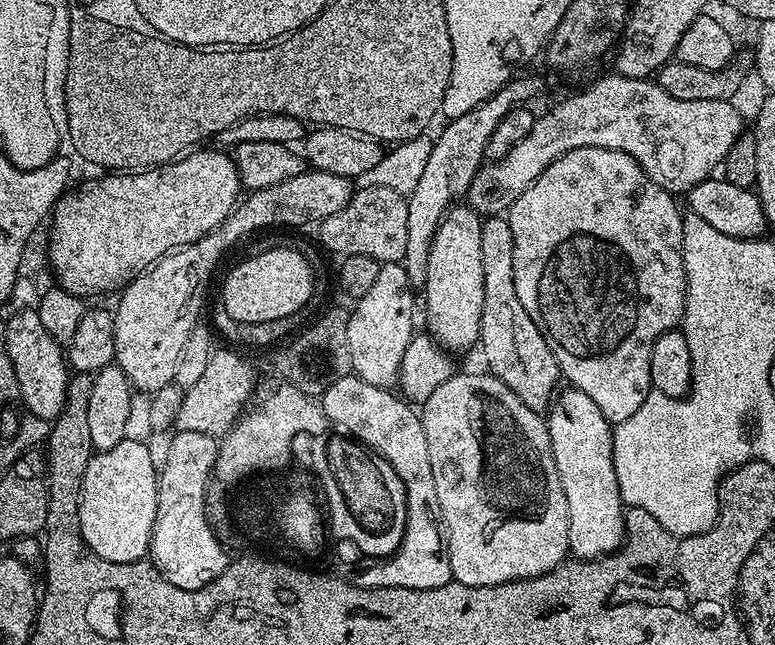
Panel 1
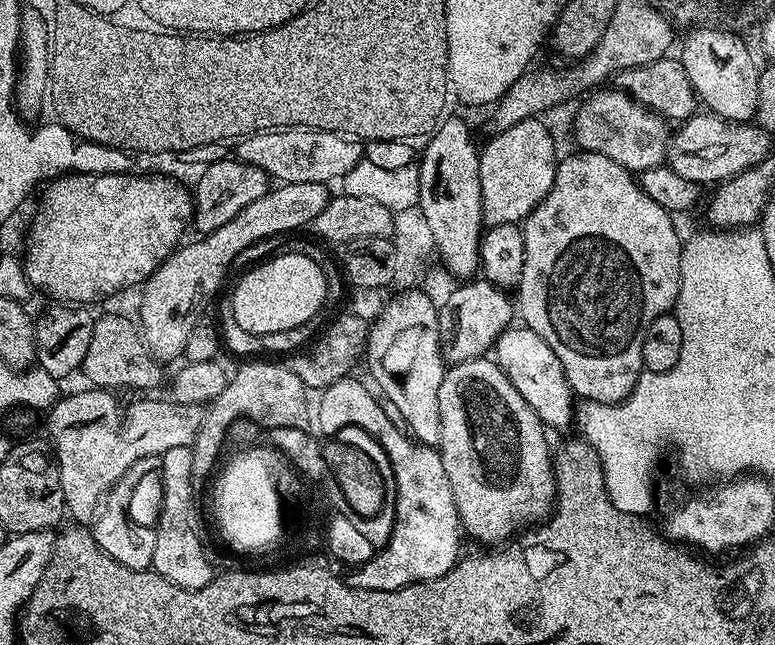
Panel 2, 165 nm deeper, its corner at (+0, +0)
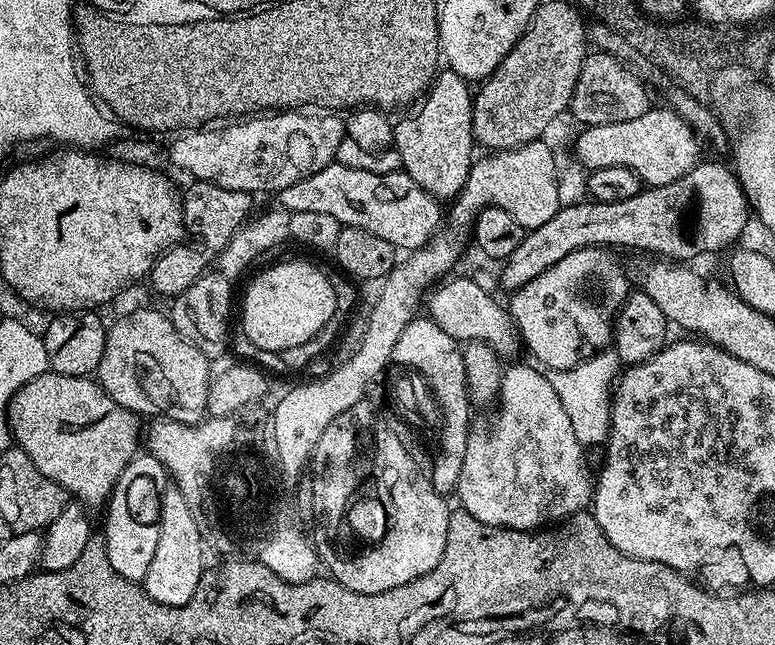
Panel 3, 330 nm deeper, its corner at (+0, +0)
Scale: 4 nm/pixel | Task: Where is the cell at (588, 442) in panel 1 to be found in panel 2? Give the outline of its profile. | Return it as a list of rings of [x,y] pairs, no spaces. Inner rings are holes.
[[[509,326],[501,336],[498,337],[494,345],[494,359],[496,365],[503,370],[506,378],[526,398],[526,406],[538,414],[538,418],[544,423],[545,429],[564,428],[574,420],[574,393],[570,382],[564,373],[562,362],[558,362],[558,354],[534,334],[527,326]],[[496,352],[496,353],[495,353]]]

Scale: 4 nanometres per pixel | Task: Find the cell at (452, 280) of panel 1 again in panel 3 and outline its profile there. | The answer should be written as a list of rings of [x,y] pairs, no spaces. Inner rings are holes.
[[[451,70],[437,71],[428,91],[419,101],[420,109],[405,120],[395,121],[392,130],[392,144],[401,155],[401,169],[441,202],[451,201],[460,195],[474,163],[473,99],[469,81]]]

